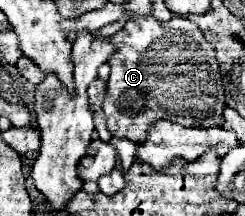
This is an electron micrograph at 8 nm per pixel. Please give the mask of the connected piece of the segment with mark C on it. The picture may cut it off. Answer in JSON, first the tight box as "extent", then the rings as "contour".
{"extent":[102,20,226,144],"contour":[[[130,20],[120,32],[108,36],[108,40],[116,46],[116,52],[108,58],[112,72],[102,108],[112,136],[138,144],[146,138],[148,126],[160,118],[190,128],[224,124],[222,110],[226,108],[226,96],[216,52],[192,20]]]}

